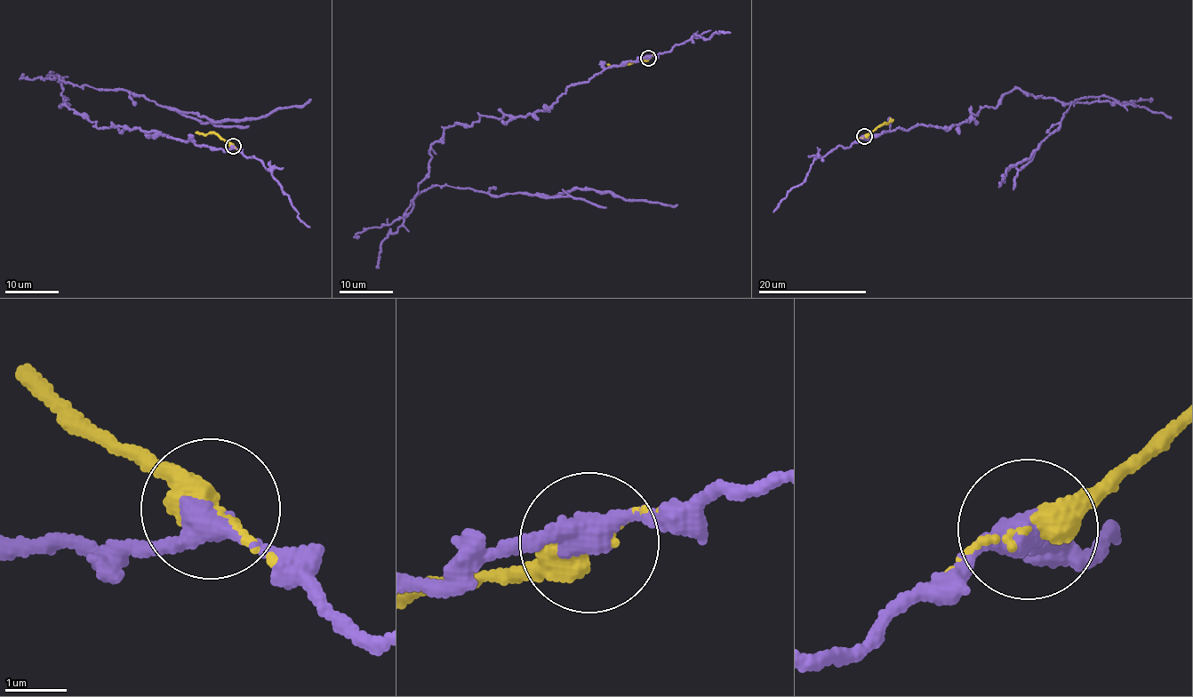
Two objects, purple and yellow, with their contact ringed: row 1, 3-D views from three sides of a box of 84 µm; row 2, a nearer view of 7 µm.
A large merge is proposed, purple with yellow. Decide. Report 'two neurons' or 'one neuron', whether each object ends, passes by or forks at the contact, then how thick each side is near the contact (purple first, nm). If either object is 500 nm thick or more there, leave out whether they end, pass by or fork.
two neurons | purple passes by | yellow passes by | 360/320 nm

